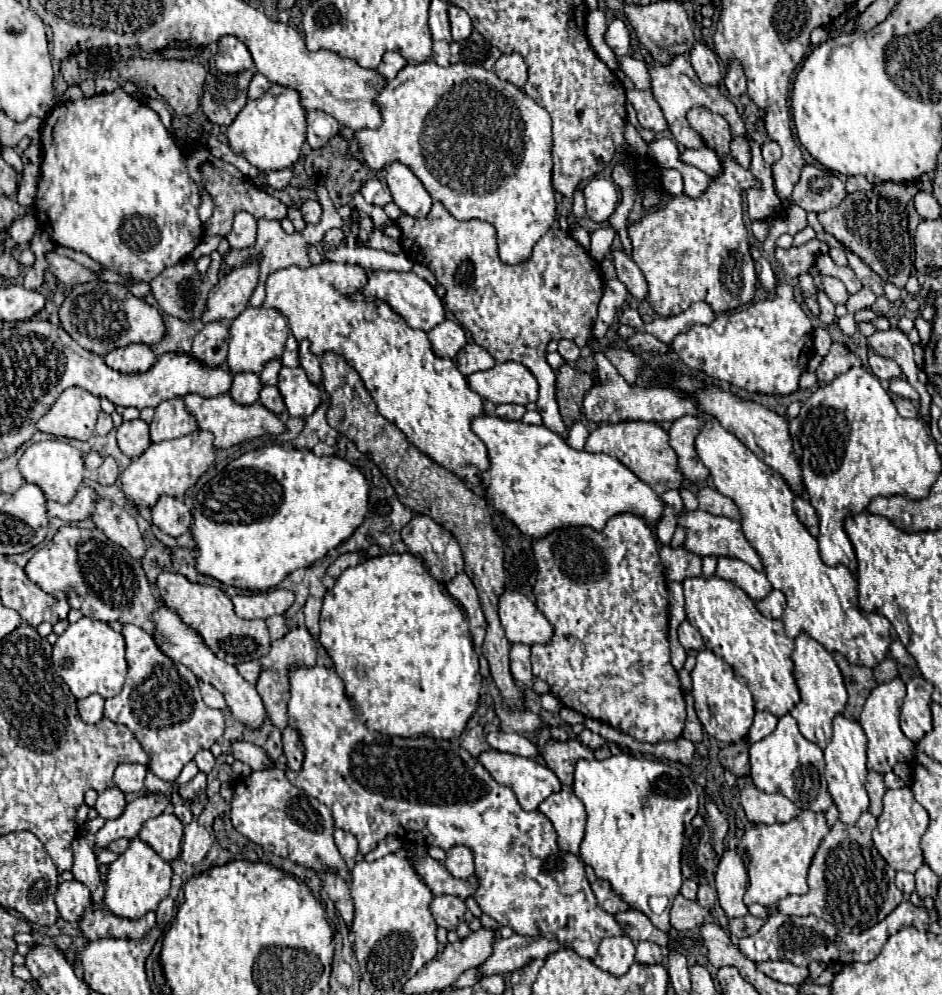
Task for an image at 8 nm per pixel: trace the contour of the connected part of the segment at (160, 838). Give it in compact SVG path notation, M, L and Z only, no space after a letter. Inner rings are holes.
M163 812L157 816L157 820L147 822L143 828L147 828L147 832L143 830L139 834L139 838L143 842L149 842L151 846L157 848L157 854L171 862L179 856L181 852L181 838L183 838L183 824L179 822L179 818L175 814Z

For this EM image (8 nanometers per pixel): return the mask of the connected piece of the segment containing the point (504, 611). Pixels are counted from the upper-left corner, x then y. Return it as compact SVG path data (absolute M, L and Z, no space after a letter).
M505 590L499 598L499 620L511 644L547 644L553 636L553 626L523 594Z

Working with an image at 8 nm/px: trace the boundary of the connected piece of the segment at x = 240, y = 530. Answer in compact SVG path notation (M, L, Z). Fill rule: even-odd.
M269 446L261 450L251 450L227 464L219 474L215 474L197 494L197 504L195 504L195 520L191 524L193 530L193 540L197 544L197 570L201 574L207 574L211 578L217 578L223 584L245 588L245 590L269 590L275 588L283 578L287 578L293 570L297 568L307 568L313 562L321 560L329 550L337 548L343 540L347 540L355 528L361 526L361 522L369 514L369 484L365 476L359 472L357 466L351 462L339 458L339 456L315 456L311 450L295 450L295 448L283 448L283 446Z

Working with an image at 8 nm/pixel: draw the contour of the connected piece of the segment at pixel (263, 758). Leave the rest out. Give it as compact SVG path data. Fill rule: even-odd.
M231 740L231 754L237 760L249 764L253 770L263 770L263 768L271 766L271 760L267 758L265 750L255 746L255 744L251 744L251 742L245 742L245 740L241 740L241 742L239 740Z

